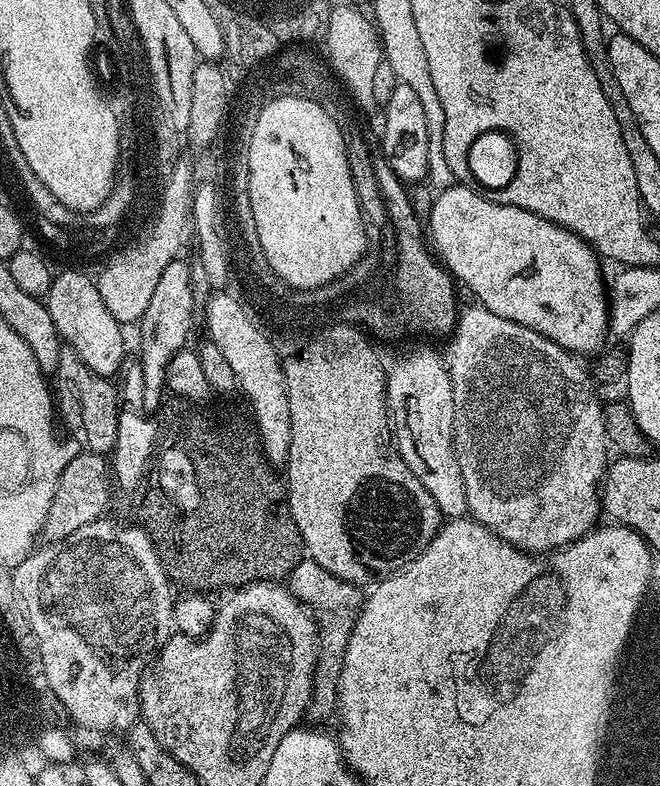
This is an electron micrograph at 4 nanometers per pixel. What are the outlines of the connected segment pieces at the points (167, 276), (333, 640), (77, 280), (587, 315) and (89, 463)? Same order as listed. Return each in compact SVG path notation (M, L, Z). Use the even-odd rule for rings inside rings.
M177 258L162 270L162 278L158 278L158 287L150 298L150 306L146 306L146 314L138 322L140 328L140 380L144 383L145 409L156 410L161 407L160 399L166 396L166 370L170 366L170 358L185 347L188 335L192 332L192 320L197 319L194 310L194 294L190 282L190 264L184 258Z
M302 558L298 566L294 566L294 570L286 578L286 587L300 599L301 604L312 613L316 622L316 670L312 675L312 701L308 704L307 719L312 719L312 722L328 720L331 716L333 719L338 708L336 699L344 661L344 647L347 646L356 625L356 617L364 607L365 593L357 585L342 578L334 578L330 570L322 570L318 562L307 558Z
M57 271L53 275L46 297L50 318L54 318L54 326L61 341L73 348L78 358L82 358L82 362L94 370L94 374L115 377L115 372L124 360L125 329L114 318L114 314L106 310L106 302L102 302L102 294L98 294L95 279L82 271L69 271Z
M453 186L443 189L437 196L440 197L433 202L432 213L426 216L426 224L430 229L431 243L434 245L435 251L438 253L444 267L452 273L453 277L463 287L465 284L480 299L477 301L483 307L489 308L490 311L502 318L510 318L514 322L518 322L522 326L526 326L546 338L550 338L555 344L562 346L567 352L573 354L585 354L589 348L596 348L596 345L599 345L600 338L604 332L603 301L609 293L606 291L606 276L604 280L603 274L600 273L600 264L602 265L601 257L597 256L596 251L583 238L574 235L570 230L566 230L546 218L542 218L538 214L534 214L530 210L522 210L518 206L502 206L498 202L490 202L476 188Z
M77 451L58 478L43 535L48 536L49 541L61 540L74 534L74 530L82 530L82 526L101 519L107 513L104 511L108 508L108 488L110 492L110 468L105 457L98 452Z

